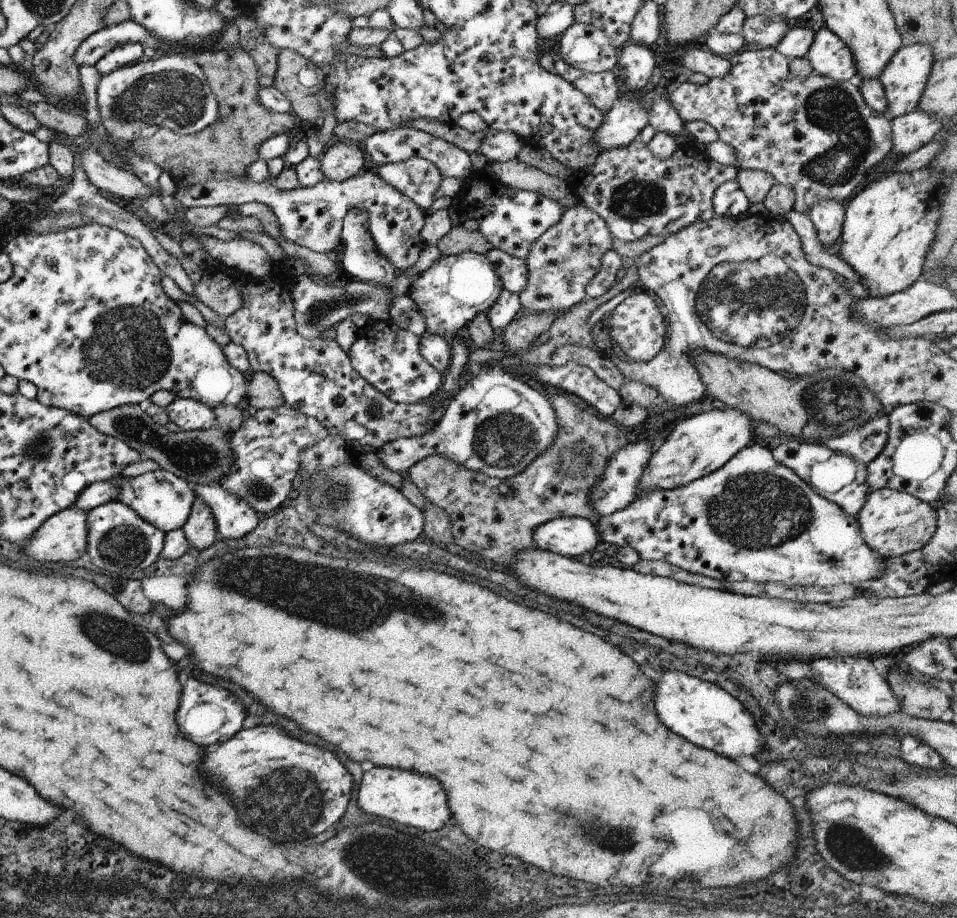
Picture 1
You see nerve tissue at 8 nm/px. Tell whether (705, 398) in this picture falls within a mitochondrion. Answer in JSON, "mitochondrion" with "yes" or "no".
{"mitochondrion":"no"}

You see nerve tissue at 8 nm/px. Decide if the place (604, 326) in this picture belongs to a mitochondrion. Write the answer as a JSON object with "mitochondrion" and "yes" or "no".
{"mitochondrion":"no"}

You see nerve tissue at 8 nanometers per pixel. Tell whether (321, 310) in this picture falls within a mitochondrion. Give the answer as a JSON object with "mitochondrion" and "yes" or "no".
{"mitochondrion":"yes"}

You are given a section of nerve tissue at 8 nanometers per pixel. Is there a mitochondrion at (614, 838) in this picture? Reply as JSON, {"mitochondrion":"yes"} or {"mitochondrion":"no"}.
{"mitochondrion":"yes"}

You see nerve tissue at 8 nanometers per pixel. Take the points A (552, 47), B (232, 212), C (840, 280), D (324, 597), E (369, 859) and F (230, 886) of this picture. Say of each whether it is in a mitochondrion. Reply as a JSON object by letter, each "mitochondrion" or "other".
{"A":"other","B":"other","C":"other","D":"mitochondrion","E":"mitochondrion","F":"other"}

